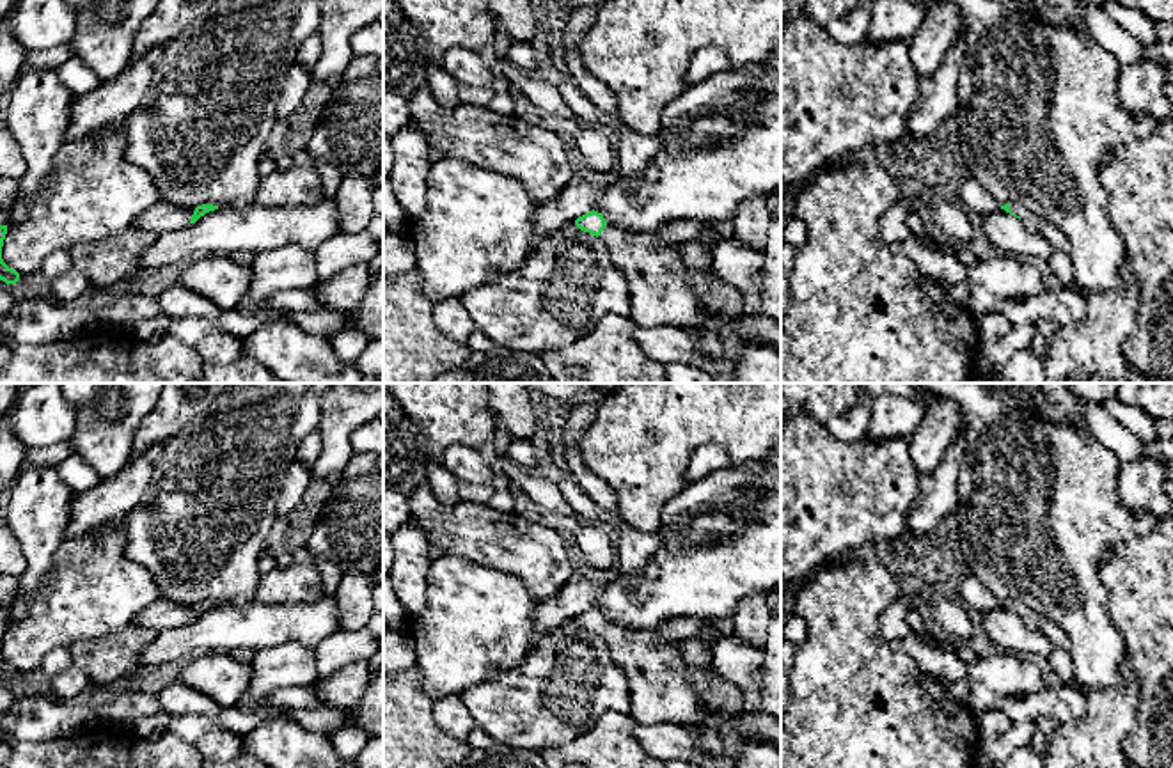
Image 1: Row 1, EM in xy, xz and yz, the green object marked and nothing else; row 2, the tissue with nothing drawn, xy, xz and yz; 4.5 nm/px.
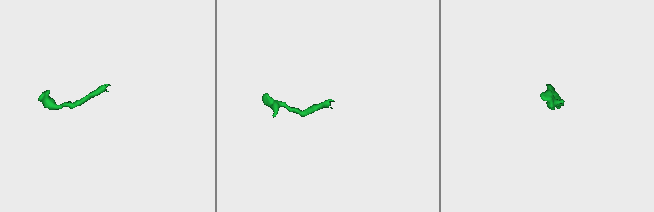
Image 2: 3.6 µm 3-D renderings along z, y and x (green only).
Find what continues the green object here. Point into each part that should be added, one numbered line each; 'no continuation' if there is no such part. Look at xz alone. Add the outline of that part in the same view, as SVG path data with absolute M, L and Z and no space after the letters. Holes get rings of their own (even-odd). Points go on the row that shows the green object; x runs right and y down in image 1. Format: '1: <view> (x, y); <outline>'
1: xz (661, 291); M607 223L598 238L630 286L630 317L639 326L673 325L696 333L710 319L690 282L697 271L680 257L681 243L660 241L662 227L632 234Z

